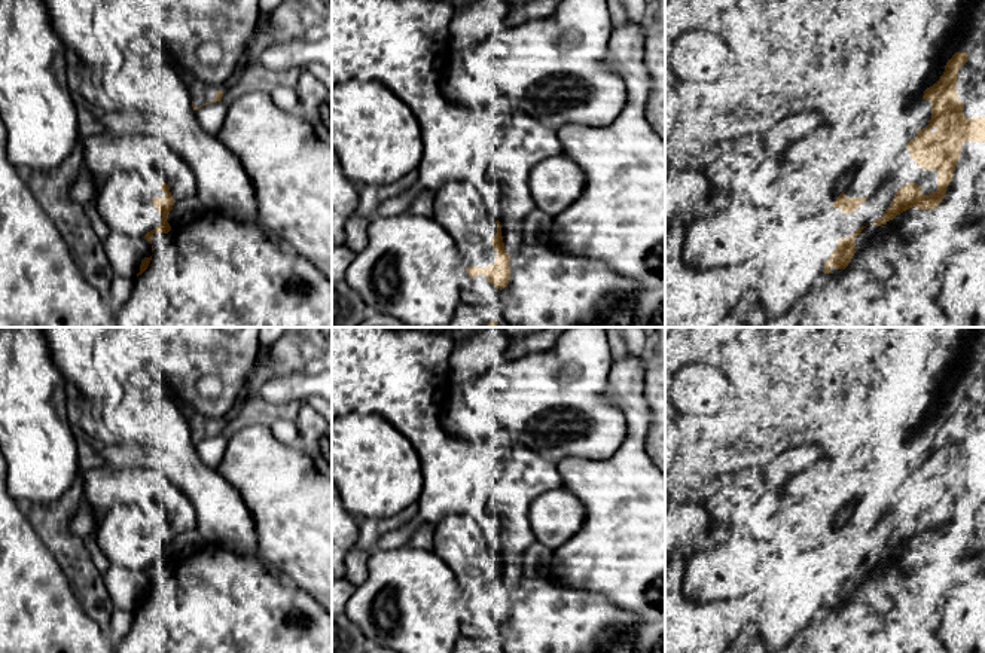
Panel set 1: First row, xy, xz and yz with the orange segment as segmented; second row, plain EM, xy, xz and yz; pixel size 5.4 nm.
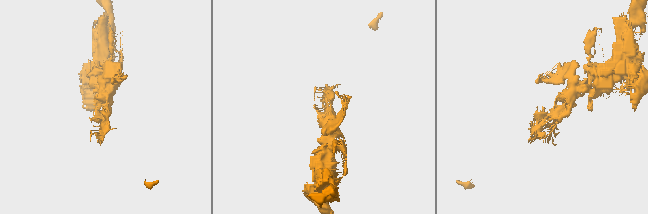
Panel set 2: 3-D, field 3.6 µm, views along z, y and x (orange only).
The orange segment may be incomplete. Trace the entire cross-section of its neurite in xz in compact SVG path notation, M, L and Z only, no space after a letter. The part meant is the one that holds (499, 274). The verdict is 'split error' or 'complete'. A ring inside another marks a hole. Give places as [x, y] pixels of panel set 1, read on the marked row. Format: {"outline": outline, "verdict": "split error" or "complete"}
{"outline": "M495 222L497 225L497 234L491 239L492 248L497 253L495 262L491 266L479 268L467 268L466 271L470 278L476 278L479 274L485 275L491 284L494 284L497 289L504 289L509 284L510 280L510 256L504 250L504 242L501 237L501 226L500 222Z", "verdict": "complete"}

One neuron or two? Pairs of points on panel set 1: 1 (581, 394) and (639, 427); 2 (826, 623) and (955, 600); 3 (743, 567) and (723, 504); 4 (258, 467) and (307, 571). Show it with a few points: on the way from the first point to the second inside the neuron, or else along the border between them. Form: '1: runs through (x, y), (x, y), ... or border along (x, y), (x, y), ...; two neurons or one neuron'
1: border along (607, 387), (624, 415), (615, 452); two neurons
2: border along (950, 588), (944, 595); two neurons
3: runs through (735, 552), (735, 524), (732, 519); one neuron
4: runs through (283, 493), (307, 524), (307, 546); one neuron

